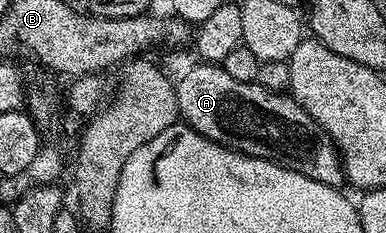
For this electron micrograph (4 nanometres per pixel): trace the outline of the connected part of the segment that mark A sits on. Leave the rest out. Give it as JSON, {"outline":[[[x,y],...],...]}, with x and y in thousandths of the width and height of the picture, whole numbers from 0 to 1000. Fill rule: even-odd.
{"outline":[[[508,266],[469,343],[453,348],[453,369],[466,515],[513,575],[552,601],[557,618],[570,618],[580,635],[606,635],[617,652],[635,652],[642,670],[707,687],[712,704],[762,730],[813,781],[852,790],[858,807],[881,807],[894,785],[891,708],[860,597],[811,524],[803,489],[793,489],[793,472],[769,429],[759,429],[754,408],[702,395],[668,356],[614,352],[560,266]],[[705,567],[725,584],[725,618],[736,635],[705,635]]]}

